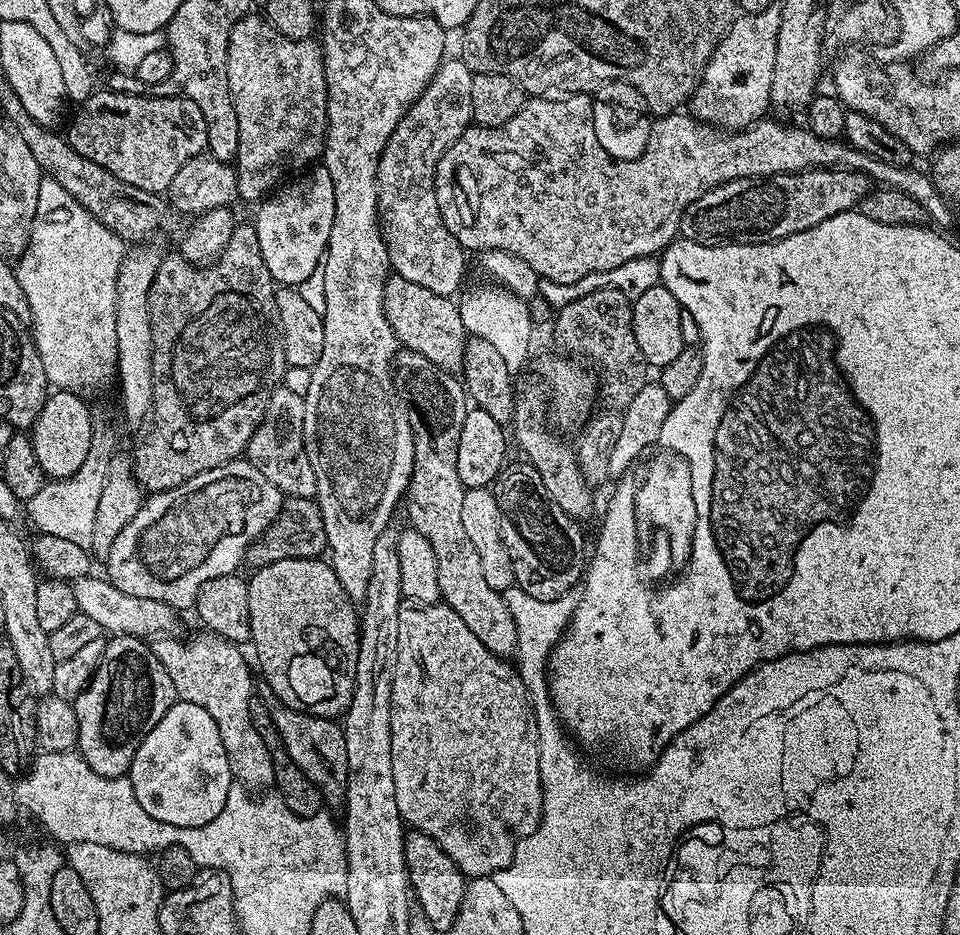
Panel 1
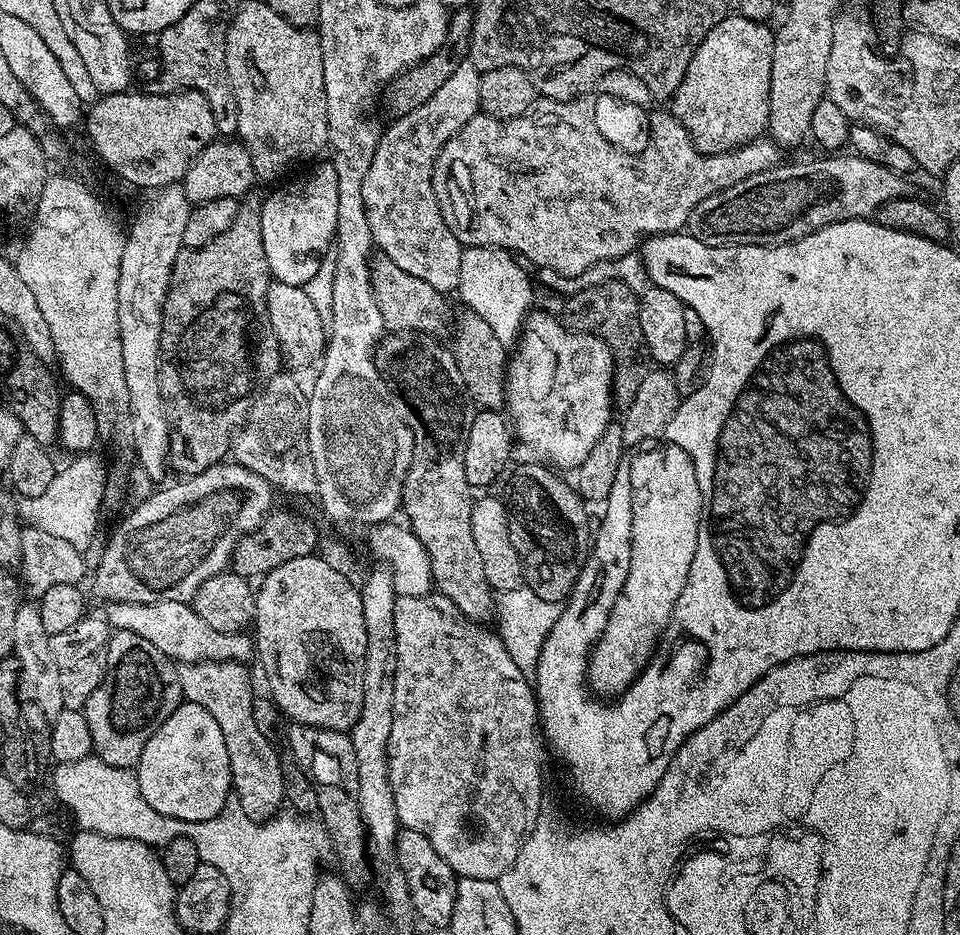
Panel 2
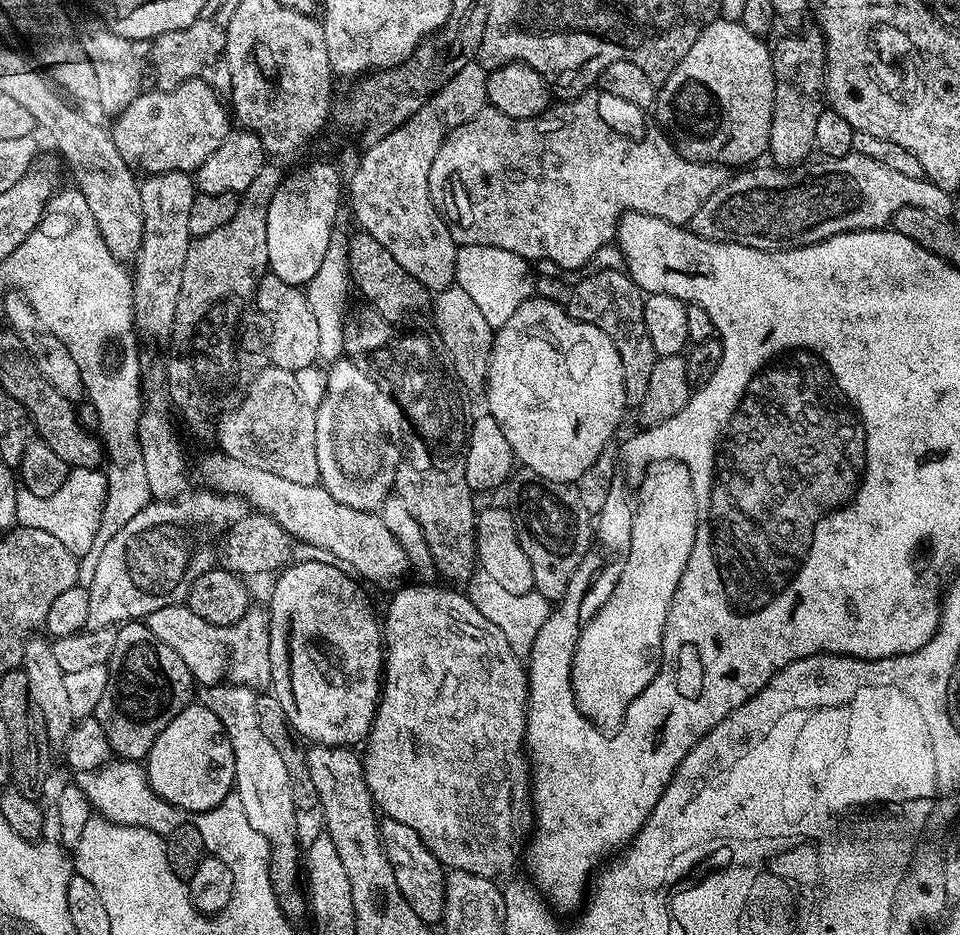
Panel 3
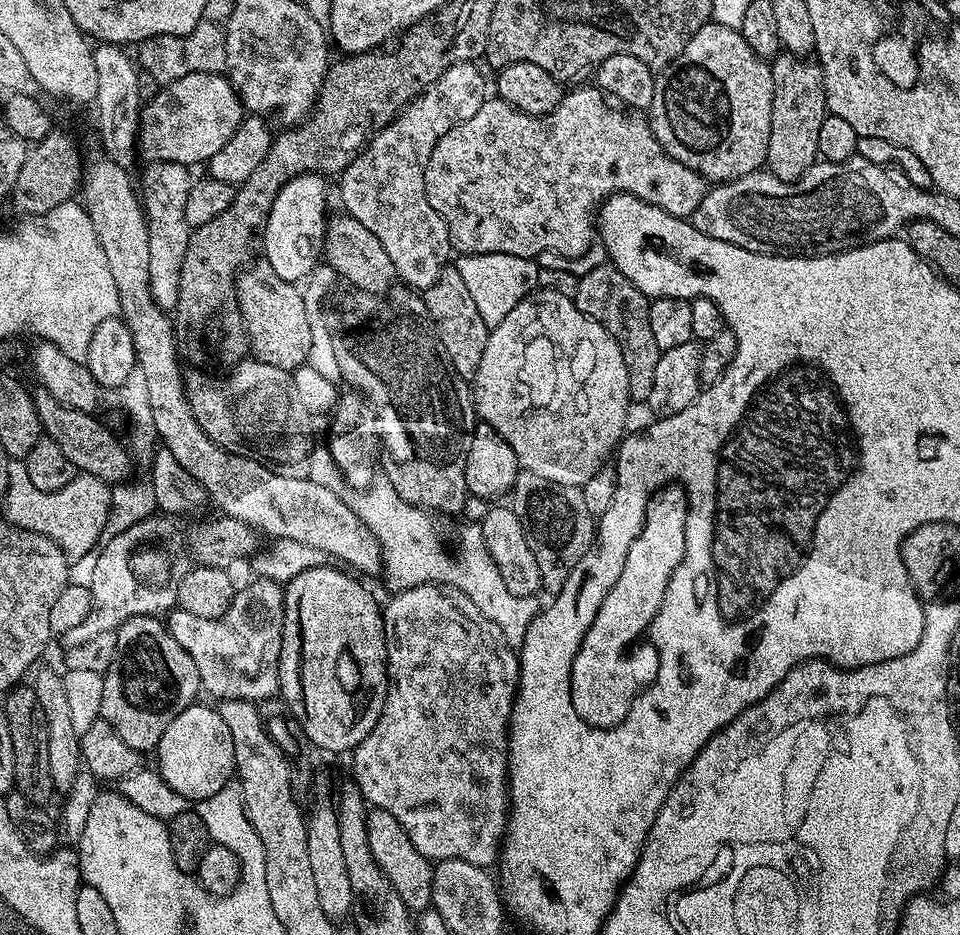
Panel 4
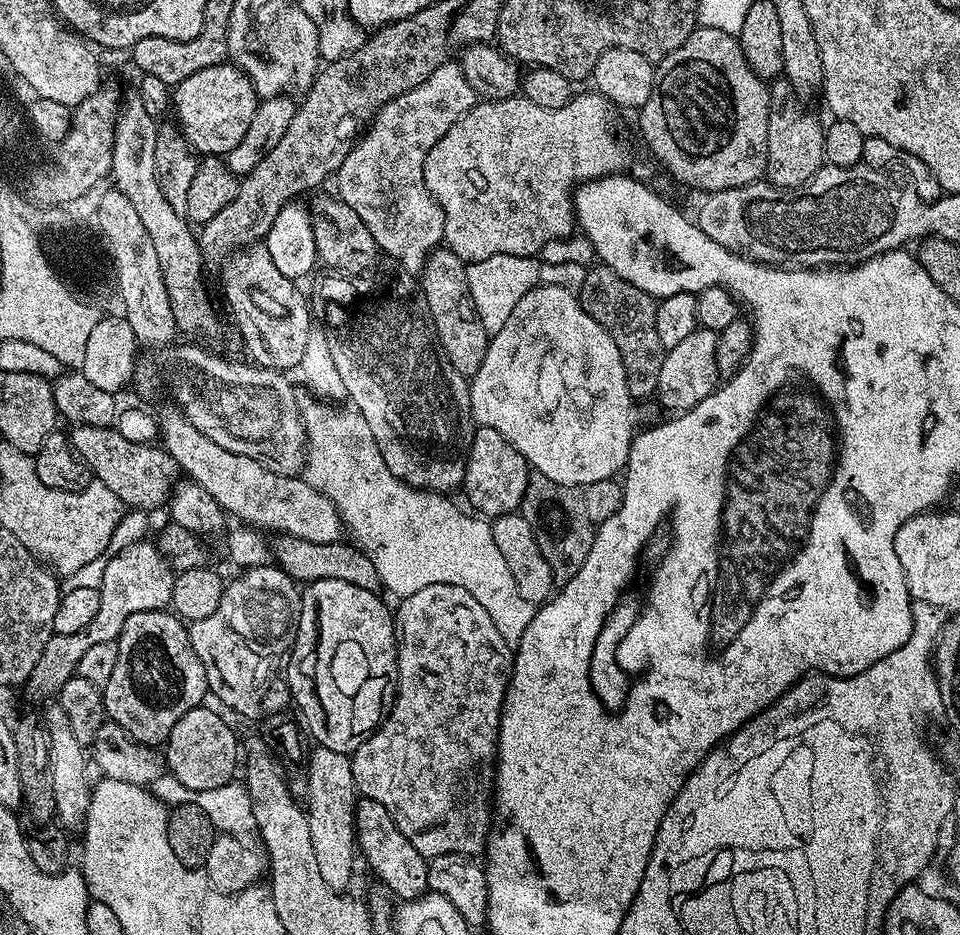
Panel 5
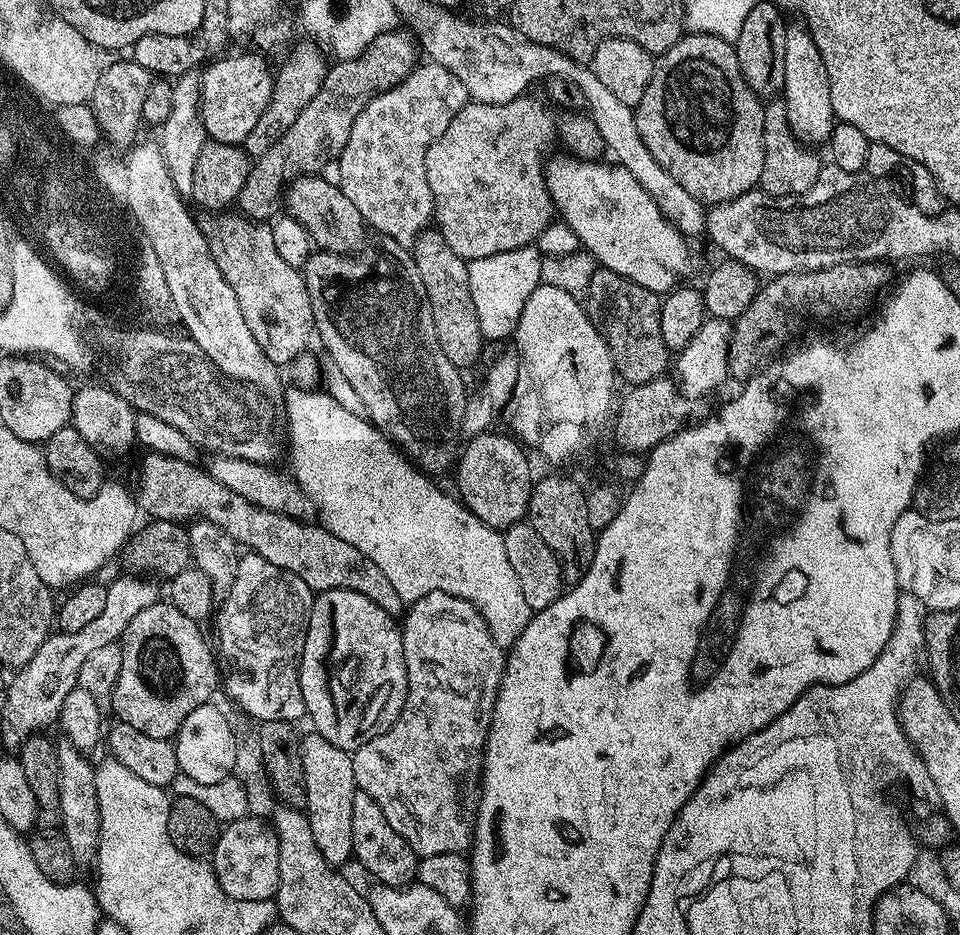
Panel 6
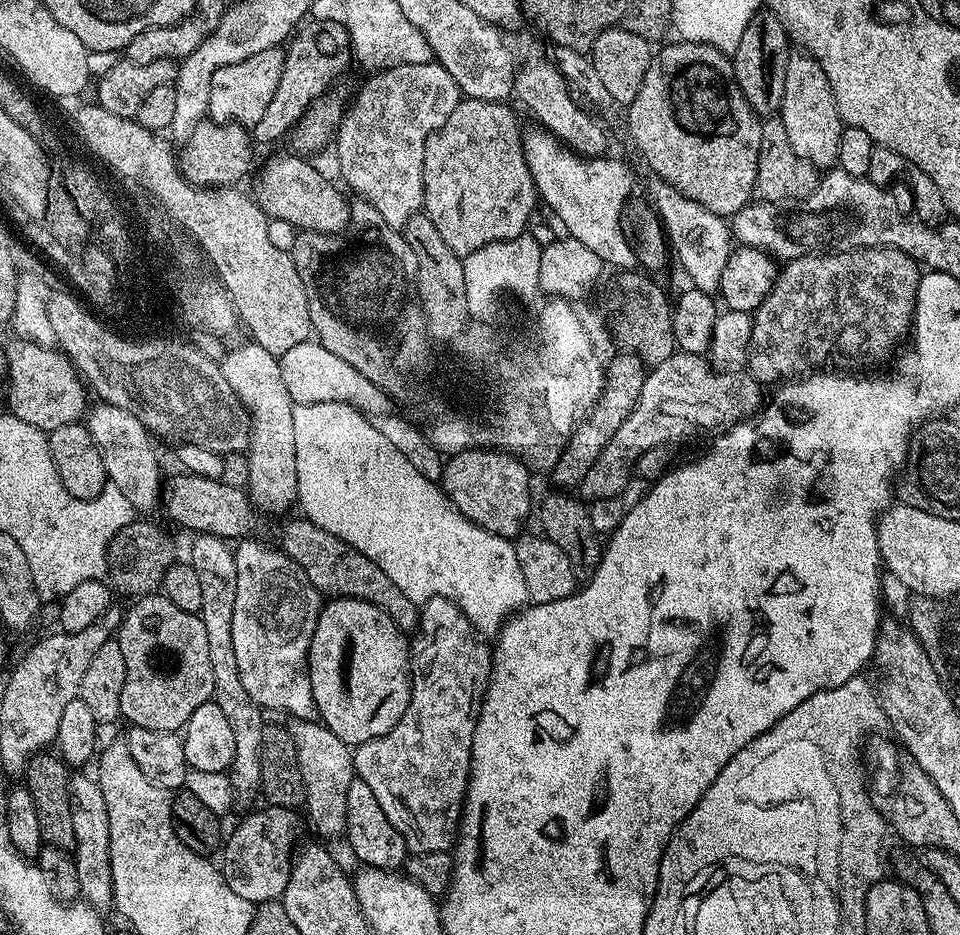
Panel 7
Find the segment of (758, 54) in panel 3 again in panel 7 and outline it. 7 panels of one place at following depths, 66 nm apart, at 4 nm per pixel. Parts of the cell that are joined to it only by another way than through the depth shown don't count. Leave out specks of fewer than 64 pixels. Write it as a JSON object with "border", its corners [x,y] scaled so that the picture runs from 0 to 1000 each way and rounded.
{"border":[[[703,45],[696,47],[692,52],[684,55],[679,62],[679,70],[673,75],[673,83],[669,83],[669,96],[665,96],[665,105],[660,105],[658,111],[653,112],[654,141],[663,153],[669,170],[675,174],[675,184],[680,188],[688,188],[703,203],[708,204],[715,212],[730,217],[731,220],[753,233],[761,233],[769,225],[773,225],[784,213],[788,203],[788,191],[790,190],[790,160],[794,156],[794,132],[793,125],[788,123],[786,118],[777,109],[777,101],[769,92],[769,83],[765,79],[759,57],[748,53],[744,49],[734,47],[718,47],[716,45]]]}

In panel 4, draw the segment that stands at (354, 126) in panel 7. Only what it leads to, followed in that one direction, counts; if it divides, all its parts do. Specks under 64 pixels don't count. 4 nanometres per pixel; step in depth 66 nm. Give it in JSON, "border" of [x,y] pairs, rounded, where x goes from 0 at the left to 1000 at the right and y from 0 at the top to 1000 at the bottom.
{"border":[[[495,67],[469,71],[465,79],[456,82],[434,107],[428,107],[400,138],[392,142],[352,189],[357,226],[373,233],[373,237],[377,237],[377,242],[398,259],[398,267],[406,272],[414,296],[430,310],[452,306],[459,289],[468,286],[467,273],[473,270],[465,237],[444,212],[444,178],[460,143],[490,126],[498,119],[498,113],[502,113],[506,105],[504,81],[496,72]]]}

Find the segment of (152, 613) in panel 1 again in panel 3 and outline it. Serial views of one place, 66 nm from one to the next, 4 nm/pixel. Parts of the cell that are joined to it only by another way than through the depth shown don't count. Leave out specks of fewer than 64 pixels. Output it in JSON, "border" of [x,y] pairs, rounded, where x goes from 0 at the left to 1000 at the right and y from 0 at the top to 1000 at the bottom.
{"border":[[[185,645],[160,652],[160,657],[152,660],[152,666],[160,682],[173,687],[173,691],[177,691],[177,695],[181,695],[185,704],[194,708],[205,733],[236,729],[264,738],[275,738],[282,733],[281,674],[279,656],[274,649],[259,649],[258,655],[241,670],[223,670],[215,665],[215,661],[206,661],[206,657],[199,655],[191,645]]]}

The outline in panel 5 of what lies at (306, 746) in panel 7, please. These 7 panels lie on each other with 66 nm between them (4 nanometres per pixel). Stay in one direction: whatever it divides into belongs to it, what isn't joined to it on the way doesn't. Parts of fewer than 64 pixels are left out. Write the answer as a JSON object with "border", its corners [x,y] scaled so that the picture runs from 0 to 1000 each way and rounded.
{"border":[[[326,799],[326,804],[319,813],[321,824],[321,849],[319,867],[323,879],[323,902],[327,905],[327,919],[331,922],[331,930],[344,952],[357,955],[358,950],[367,941],[367,932],[373,924],[371,906],[371,858],[373,848],[367,814],[364,805]]]}

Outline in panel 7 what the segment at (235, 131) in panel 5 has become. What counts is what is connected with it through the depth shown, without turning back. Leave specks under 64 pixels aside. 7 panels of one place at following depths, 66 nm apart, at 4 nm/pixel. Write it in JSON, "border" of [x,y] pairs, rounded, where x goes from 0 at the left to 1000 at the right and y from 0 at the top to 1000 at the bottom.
{"border":[[[295,50],[273,53],[273,58],[265,58],[265,62],[252,62],[240,71],[223,75],[223,83],[219,88],[217,124],[227,133],[266,135],[269,126],[277,122],[277,113],[281,113],[285,96],[290,96],[290,87],[294,84],[296,57]]]}

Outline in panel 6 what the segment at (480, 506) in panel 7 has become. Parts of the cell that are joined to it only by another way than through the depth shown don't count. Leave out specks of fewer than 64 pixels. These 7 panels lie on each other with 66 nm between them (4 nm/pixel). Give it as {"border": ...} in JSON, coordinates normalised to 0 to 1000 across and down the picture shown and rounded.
{"border":[[[502,461],[482,476],[473,501],[474,525],[479,538],[506,558],[506,563],[524,567],[549,553],[555,514],[552,511],[551,484],[544,478],[543,472],[515,461]]]}

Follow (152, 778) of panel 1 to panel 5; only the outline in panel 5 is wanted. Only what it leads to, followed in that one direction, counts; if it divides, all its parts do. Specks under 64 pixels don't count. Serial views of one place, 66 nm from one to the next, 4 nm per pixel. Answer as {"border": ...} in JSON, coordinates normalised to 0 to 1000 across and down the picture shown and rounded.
{"border":[[[209,755],[190,764],[185,776],[177,781],[173,793],[173,821],[181,832],[202,846],[223,845],[238,839],[248,826],[246,787],[242,779],[218,755]]]}

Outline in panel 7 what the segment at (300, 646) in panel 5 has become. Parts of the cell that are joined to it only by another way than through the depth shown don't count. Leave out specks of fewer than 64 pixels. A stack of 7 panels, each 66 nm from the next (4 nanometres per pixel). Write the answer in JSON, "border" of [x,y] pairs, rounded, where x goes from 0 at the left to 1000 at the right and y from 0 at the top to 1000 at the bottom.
{"border":[[[346,640],[333,651],[321,696],[321,724],[327,742],[329,760],[338,778],[343,779],[356,794],[374,798],[400,787],[423,764],[429,741],[429,704],[427,684],[394,648],[376,642]]]}

